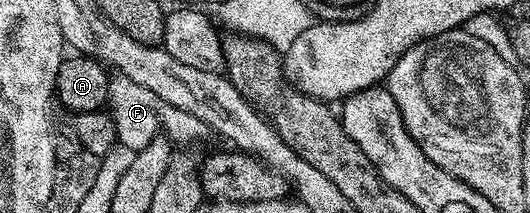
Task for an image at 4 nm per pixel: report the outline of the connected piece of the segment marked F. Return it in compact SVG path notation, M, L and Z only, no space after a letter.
M118 73L109 80L107 111L113 117L113 124L117 130L117 143L134 153L151 145L151 141L165 131L169 131L165 133L174 144L193 143L200 137L201 131L203 132L202 123L194 115L167 105L155 93L151 93L151 89L145 89L143 85L137 85L135 81Z

